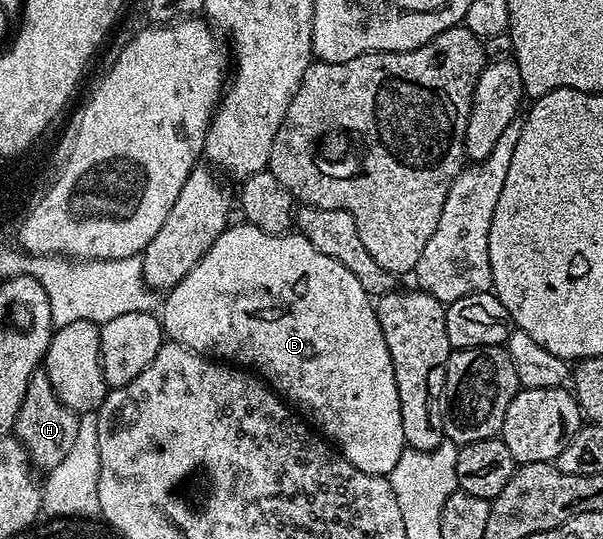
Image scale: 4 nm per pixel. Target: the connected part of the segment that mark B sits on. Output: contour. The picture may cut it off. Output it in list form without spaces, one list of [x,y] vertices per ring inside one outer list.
[[[245,223],[227,227],[216,239],[216,243],[212,243],[204,259],[200,259],[200,263],[196,263],[196,267],[192,267],[192,271],[188,271],[188,275],[184,275],[184,279],[180,279],[180,283],[176,283],[165,297],[160,305],[160,320],[163,334],[169,340],[186,345],[192,352],[200,353],[204,357],[217,359],[222,363],[233,363],[247,371],[253,371],[295,410],[302,411],[302,408],[306,408],[310,412],[309,420],[321,430],[325,440],[332,443],[333,448],[337,449],[348,463],[360,467],[360,471],[386,477],[394,470],[396,463],[400,463],[400,455],[408,446],[404,439],[404,423],[400,423],[400,395],[396,387],[396,375],[392,371],[388,343],[384,343],[371,294],[366,293],[364,287],[360,287],[360,279],[356,279],[356,275],[352,275],[352,271],[348,271],[344,263],[324,255],[324,251],[316,251],[316,247],[312,247],[312,243],[308,243],[308,239],[304,239],[297,231],[283,234],[265,233],[256,226]]]

